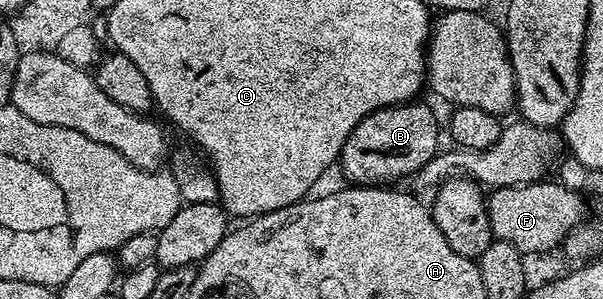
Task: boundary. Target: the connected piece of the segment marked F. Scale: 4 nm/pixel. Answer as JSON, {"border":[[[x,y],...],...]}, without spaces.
{"border":[[[559,181],[548,182],[498,187],[486,199],[493,236],[501,243],[514,245],[514,249],[528,257],[539,251],[548,251],[551,247],[559,248],[564,238],[586,219],[583,194],[580,196],[576,189],[564,187]]]}

